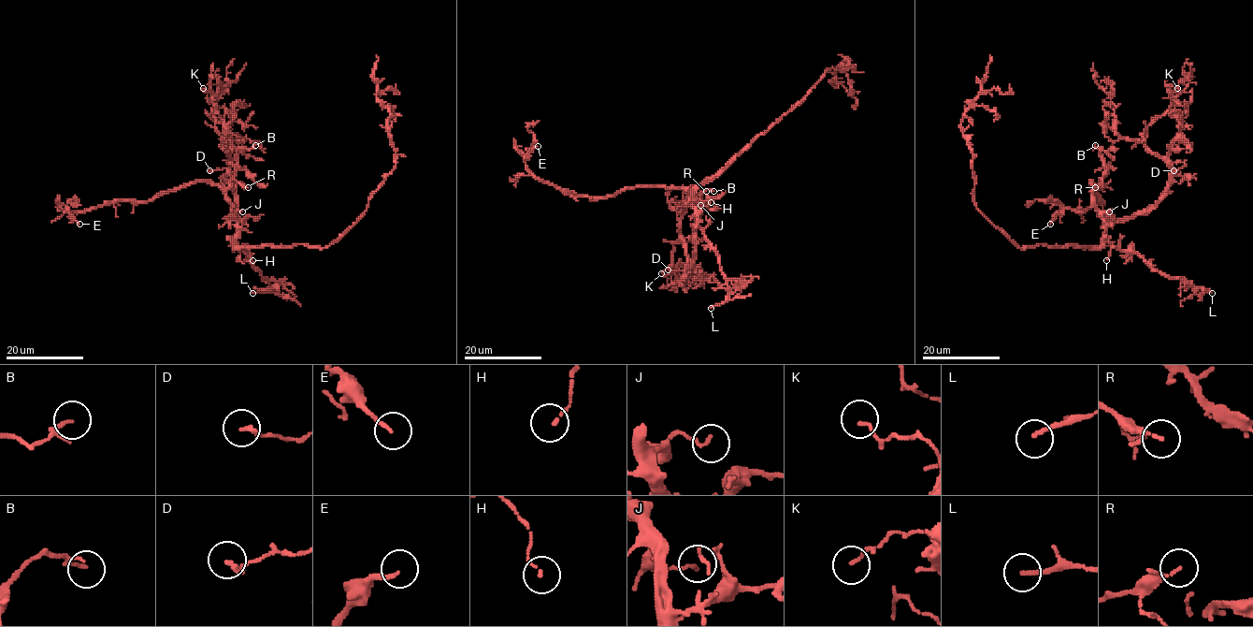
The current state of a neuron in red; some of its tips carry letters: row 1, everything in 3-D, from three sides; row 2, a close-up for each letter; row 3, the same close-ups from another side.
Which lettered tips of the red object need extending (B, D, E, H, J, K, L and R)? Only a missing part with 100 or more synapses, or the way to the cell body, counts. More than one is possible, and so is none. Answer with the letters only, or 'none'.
L

